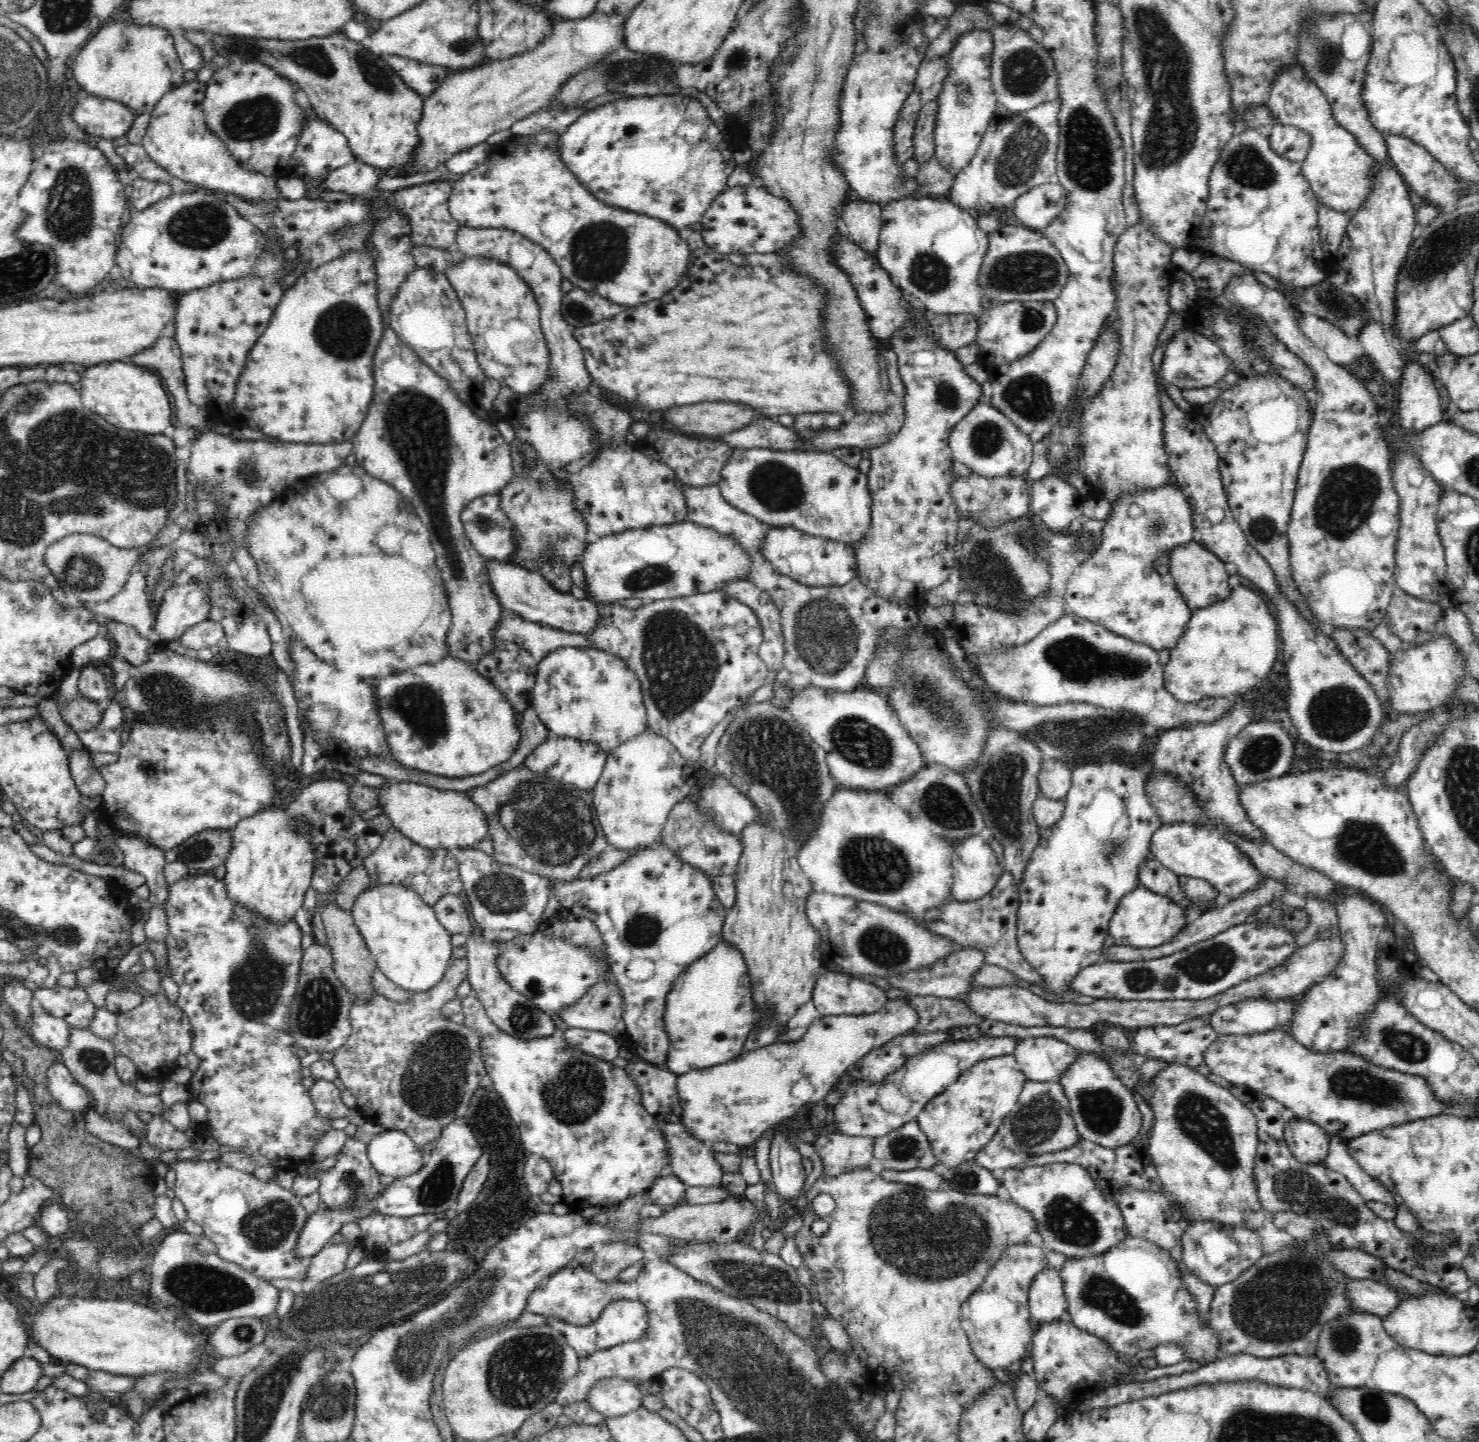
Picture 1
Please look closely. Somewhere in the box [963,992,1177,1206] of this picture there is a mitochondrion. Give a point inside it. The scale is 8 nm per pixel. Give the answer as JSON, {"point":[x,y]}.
{"point":[1038,1120]}

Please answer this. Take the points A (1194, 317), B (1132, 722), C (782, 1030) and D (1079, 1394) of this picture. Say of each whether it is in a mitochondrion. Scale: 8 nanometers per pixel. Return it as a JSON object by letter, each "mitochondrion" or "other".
{"A":"other","B":"mitochondrion","C":"other","D":"other"}

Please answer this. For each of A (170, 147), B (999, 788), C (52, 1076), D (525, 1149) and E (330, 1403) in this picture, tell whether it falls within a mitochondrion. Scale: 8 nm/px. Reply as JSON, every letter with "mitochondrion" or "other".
{"A":"other","B":"mitochondrion","C":"other","D":"other","E":"mitochondrion"}

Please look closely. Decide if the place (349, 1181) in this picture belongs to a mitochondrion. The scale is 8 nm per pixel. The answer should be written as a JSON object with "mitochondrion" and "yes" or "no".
{"mitochondrion":"yes"}

